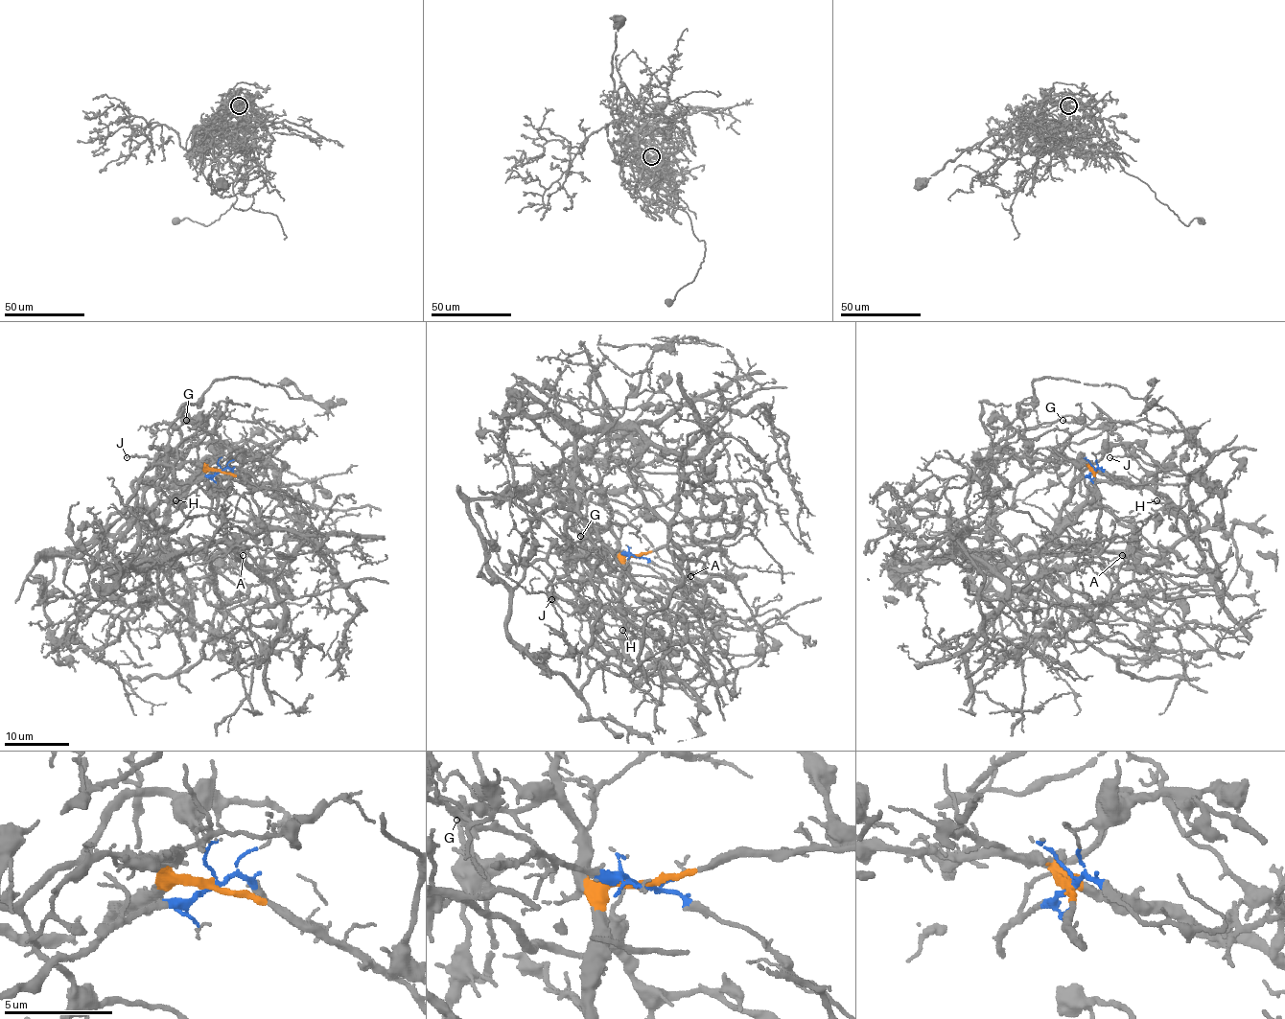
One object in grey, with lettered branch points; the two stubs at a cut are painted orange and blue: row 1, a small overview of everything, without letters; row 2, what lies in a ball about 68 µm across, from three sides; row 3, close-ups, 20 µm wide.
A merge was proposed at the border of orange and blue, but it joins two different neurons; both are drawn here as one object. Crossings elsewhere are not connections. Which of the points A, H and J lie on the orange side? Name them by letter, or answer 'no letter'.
H, J

